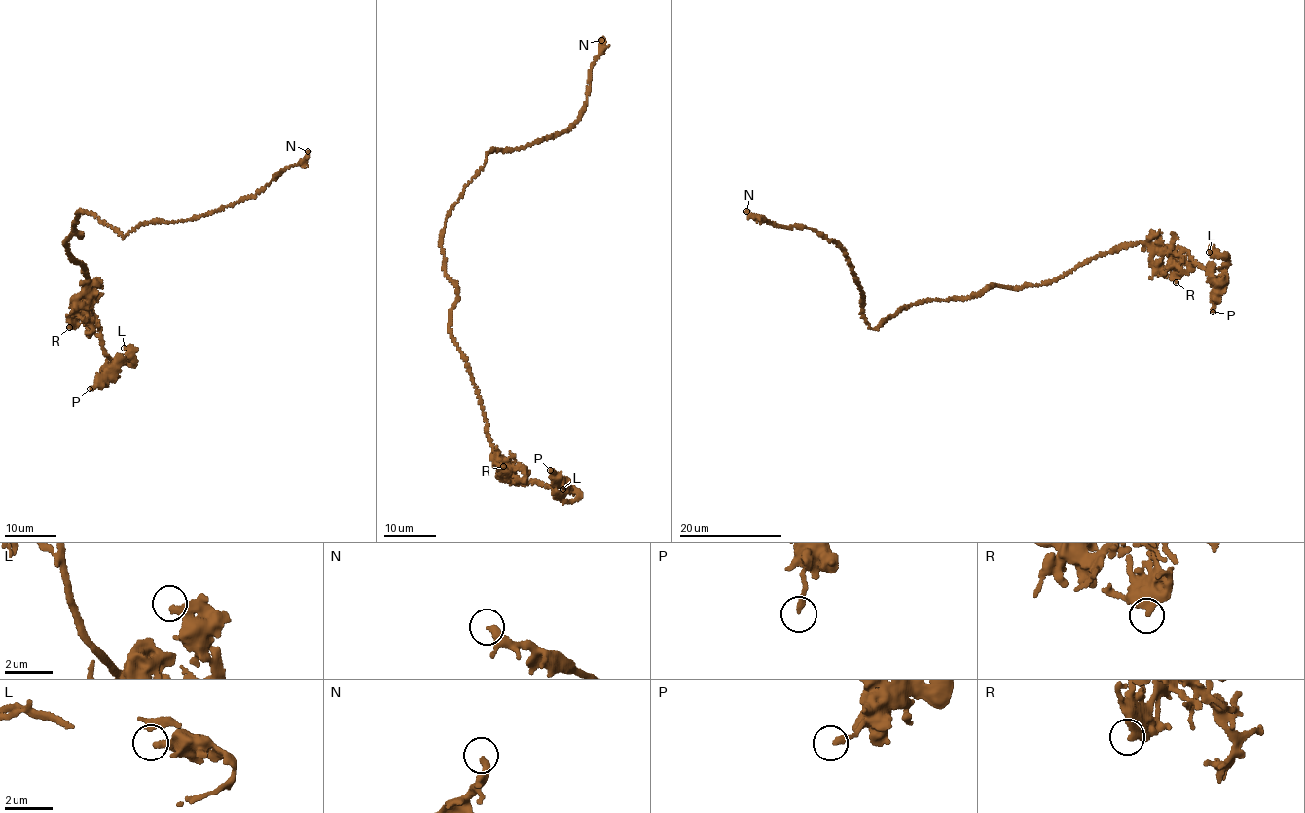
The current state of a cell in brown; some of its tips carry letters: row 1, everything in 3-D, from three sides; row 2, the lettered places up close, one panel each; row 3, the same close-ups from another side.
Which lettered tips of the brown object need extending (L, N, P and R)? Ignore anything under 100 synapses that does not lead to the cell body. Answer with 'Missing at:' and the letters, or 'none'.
Missing at: N

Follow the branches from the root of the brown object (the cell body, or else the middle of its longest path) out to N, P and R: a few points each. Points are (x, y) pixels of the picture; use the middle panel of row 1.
N: (444, 263), (446, 218), (487, 153), (531, 146), (570, 128), (585, 107), (601, 40)
P: (444, 263), (458, 297), (450, 332), (494, 455), (517, 479), (561, 498), (565, 485), (550, 470)
R: (444, 263), (446, 277), (458, 297), (451, 312), (450, 332), (471, 376), (502, 476), (503, 466)

